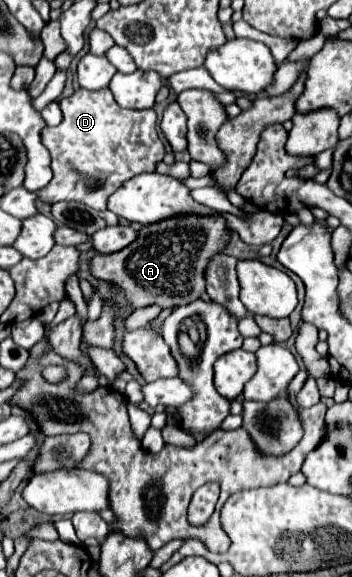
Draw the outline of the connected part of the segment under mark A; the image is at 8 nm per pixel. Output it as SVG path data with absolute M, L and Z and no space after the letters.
M172 216L158 224L140 226L134 244L122 248L122 252L94 254L90 260L90 274L122 290L132 310L152 304L162 310L174 310L202 298L206 292L204 272L208 262L228 246L230 236L232 232L226 228L222 216Z

